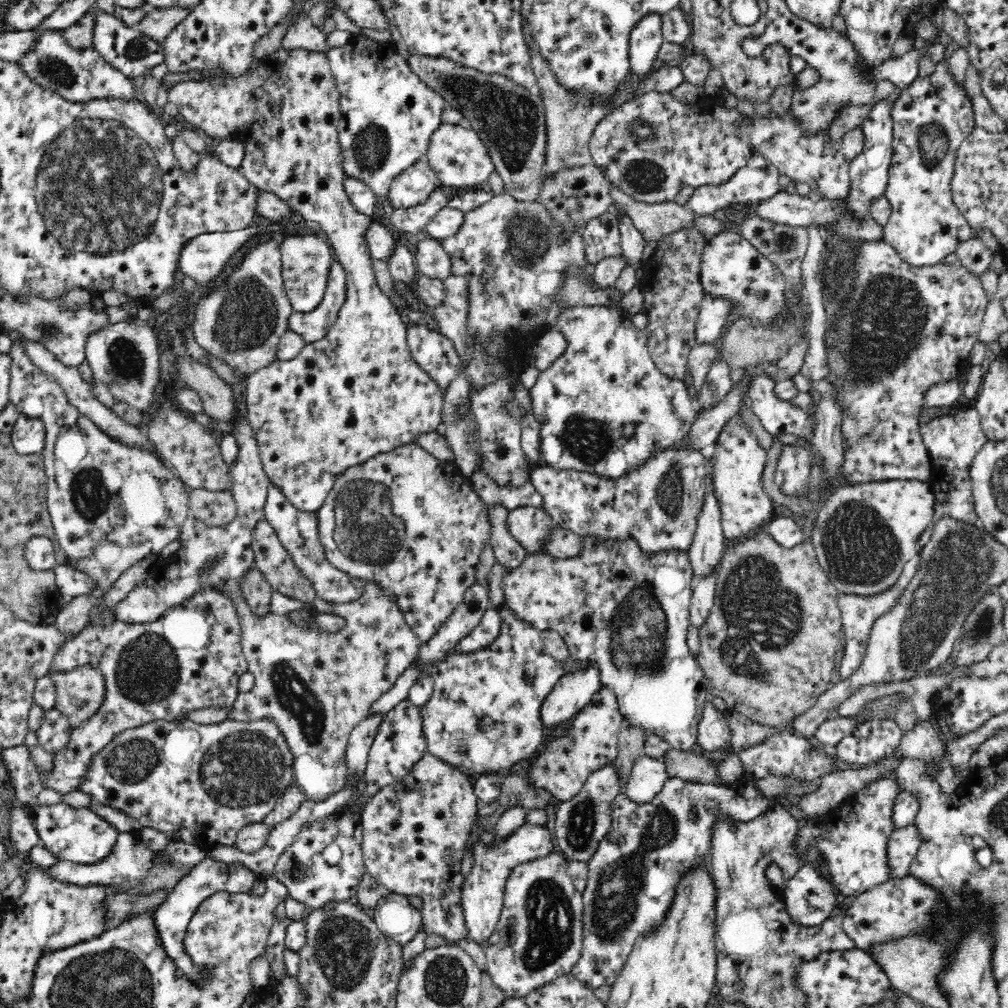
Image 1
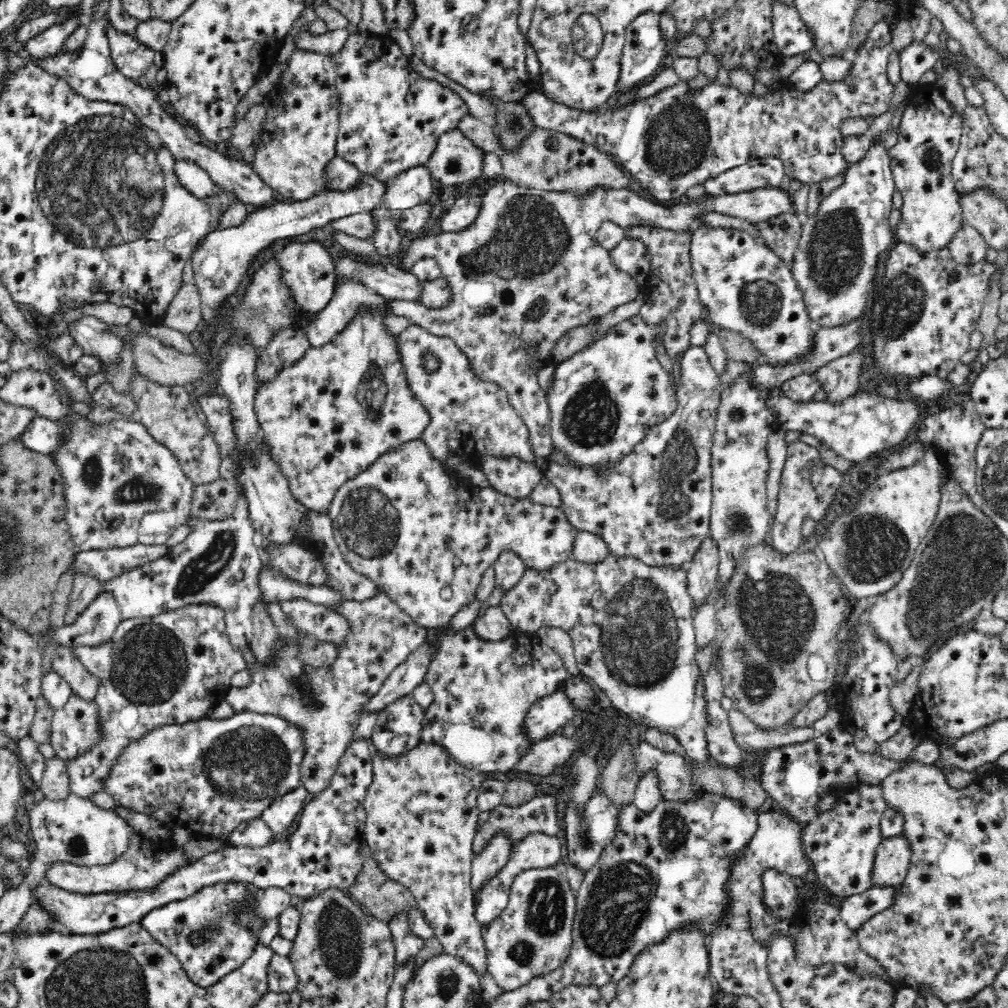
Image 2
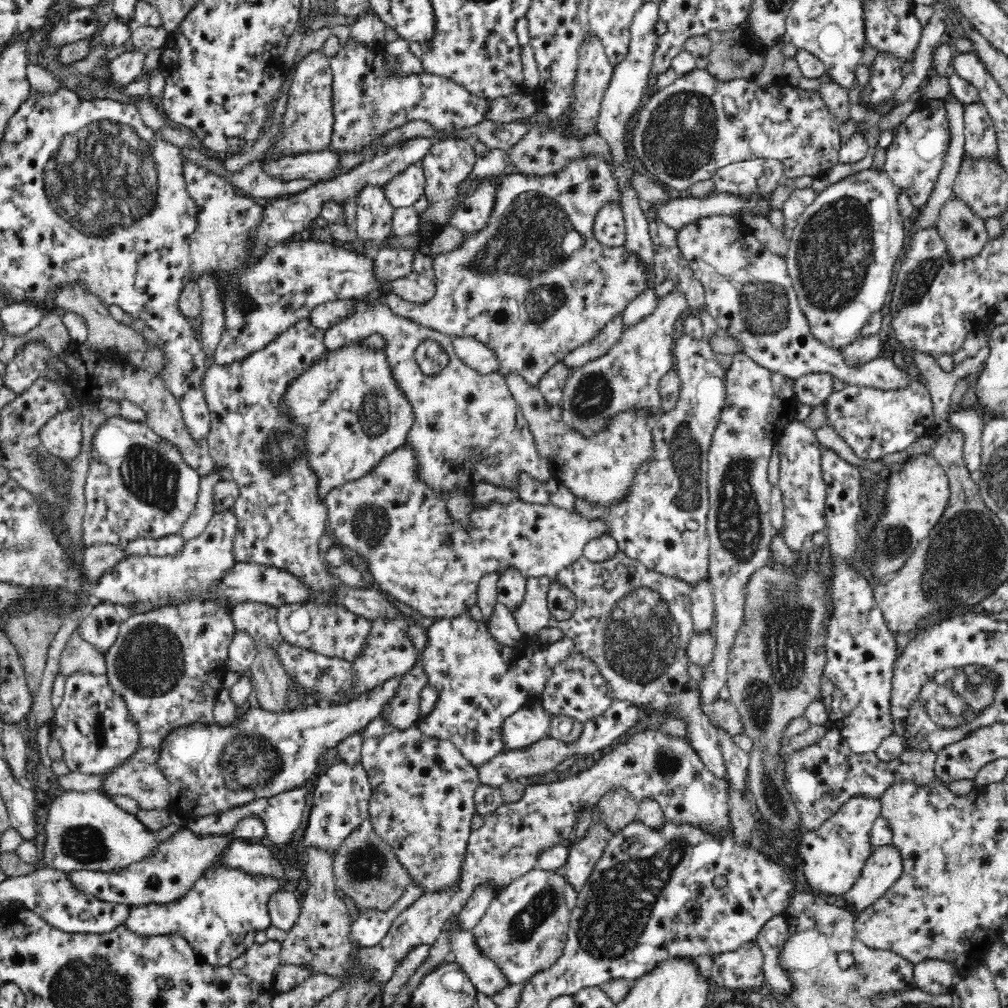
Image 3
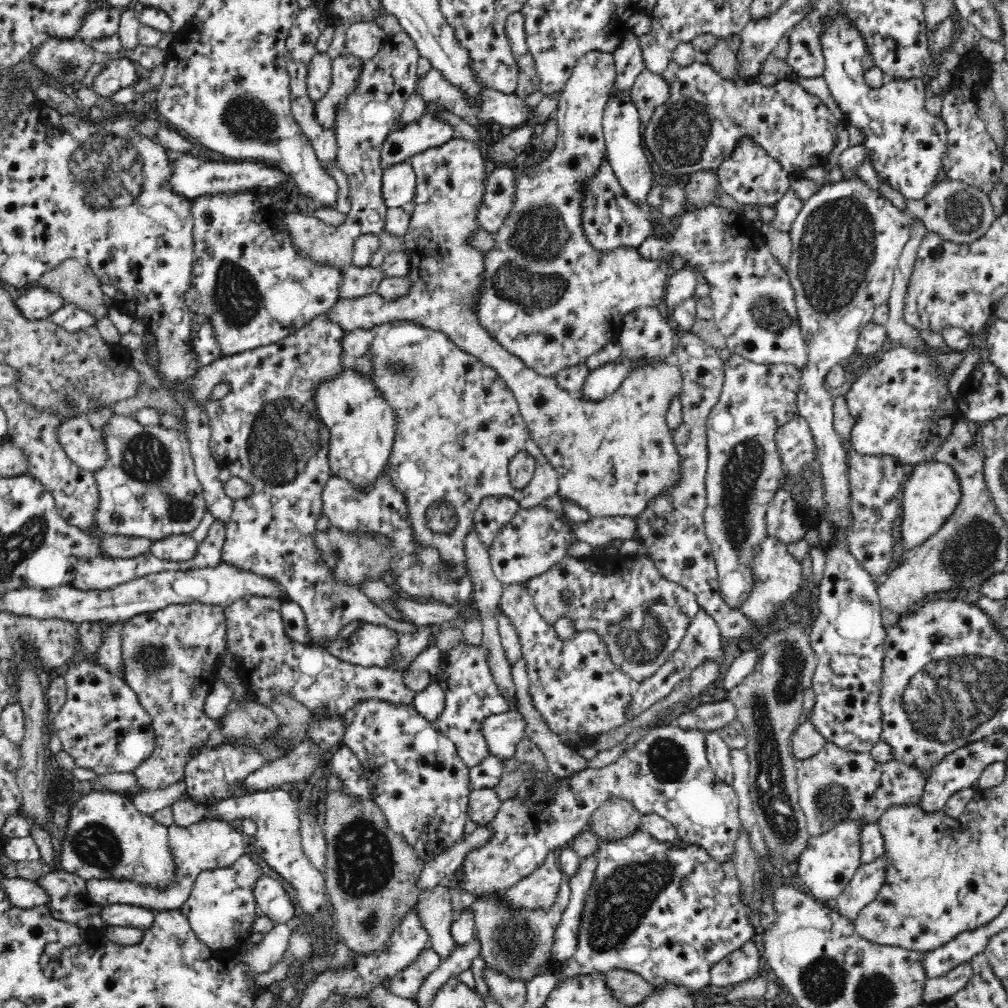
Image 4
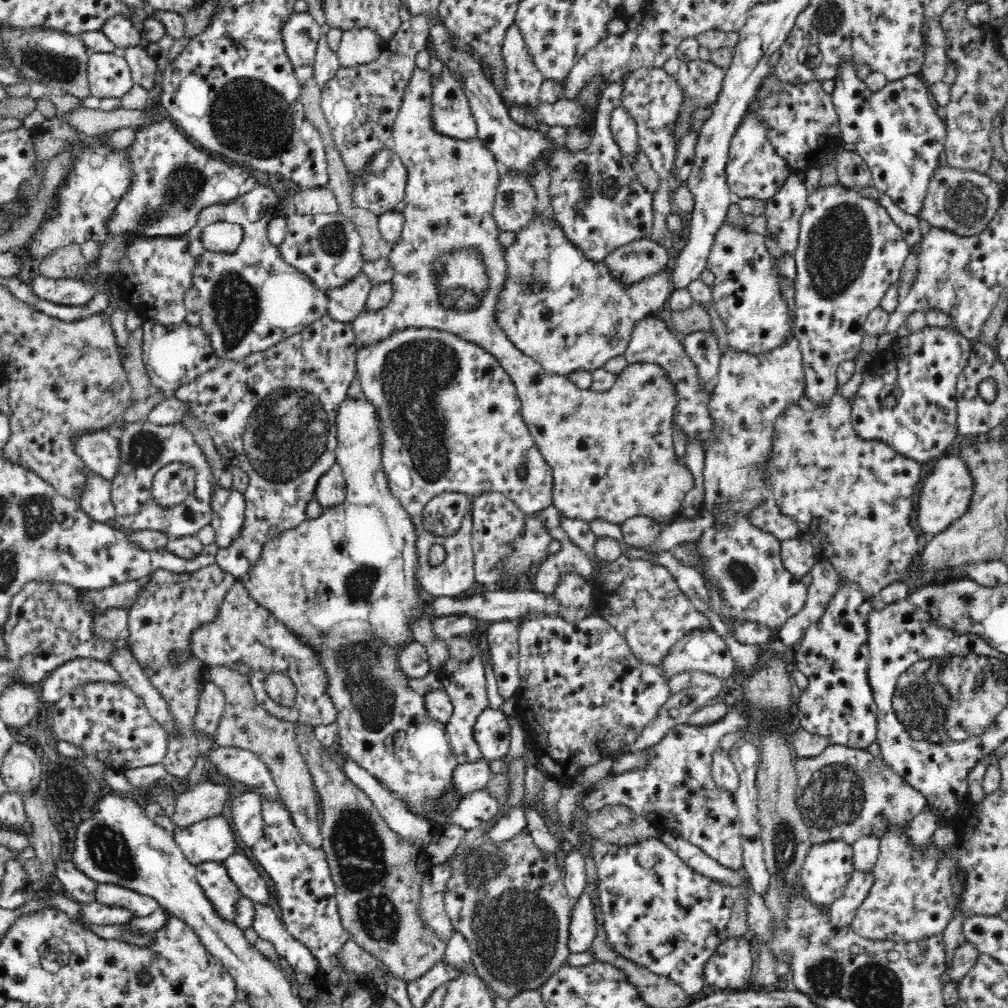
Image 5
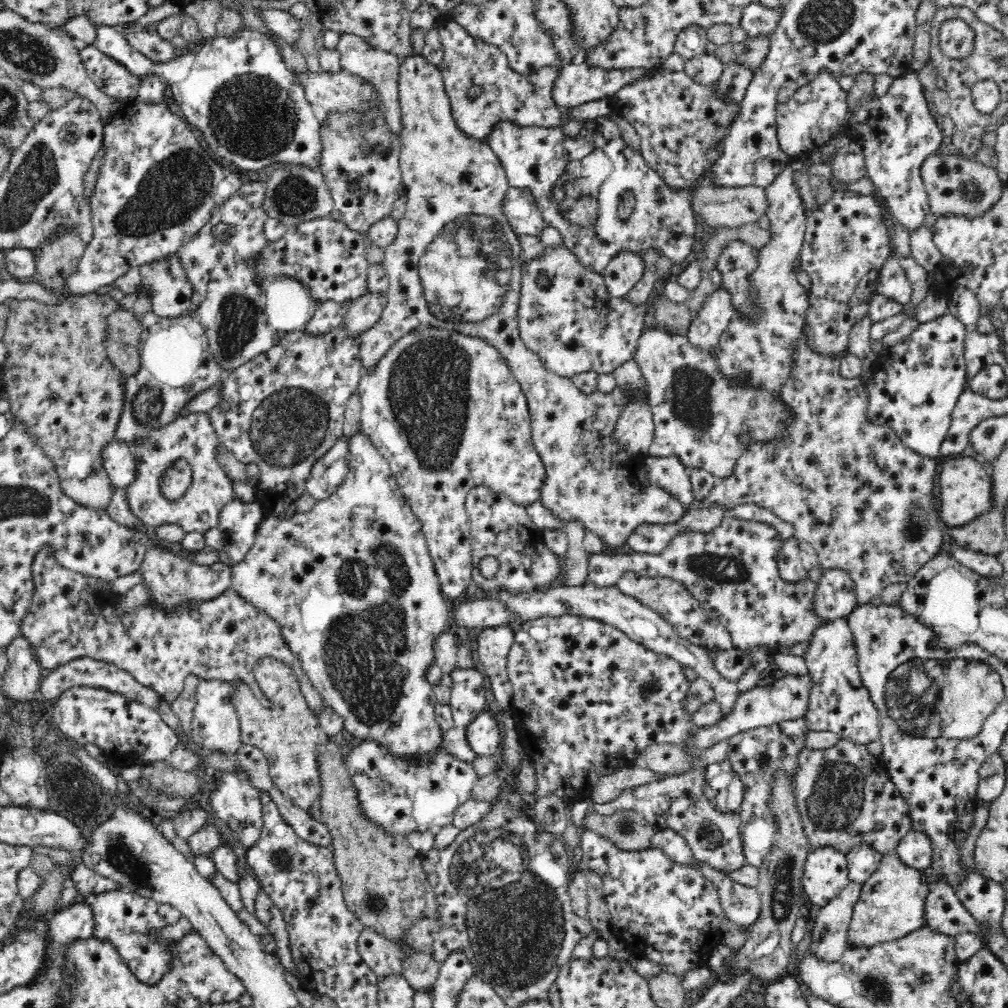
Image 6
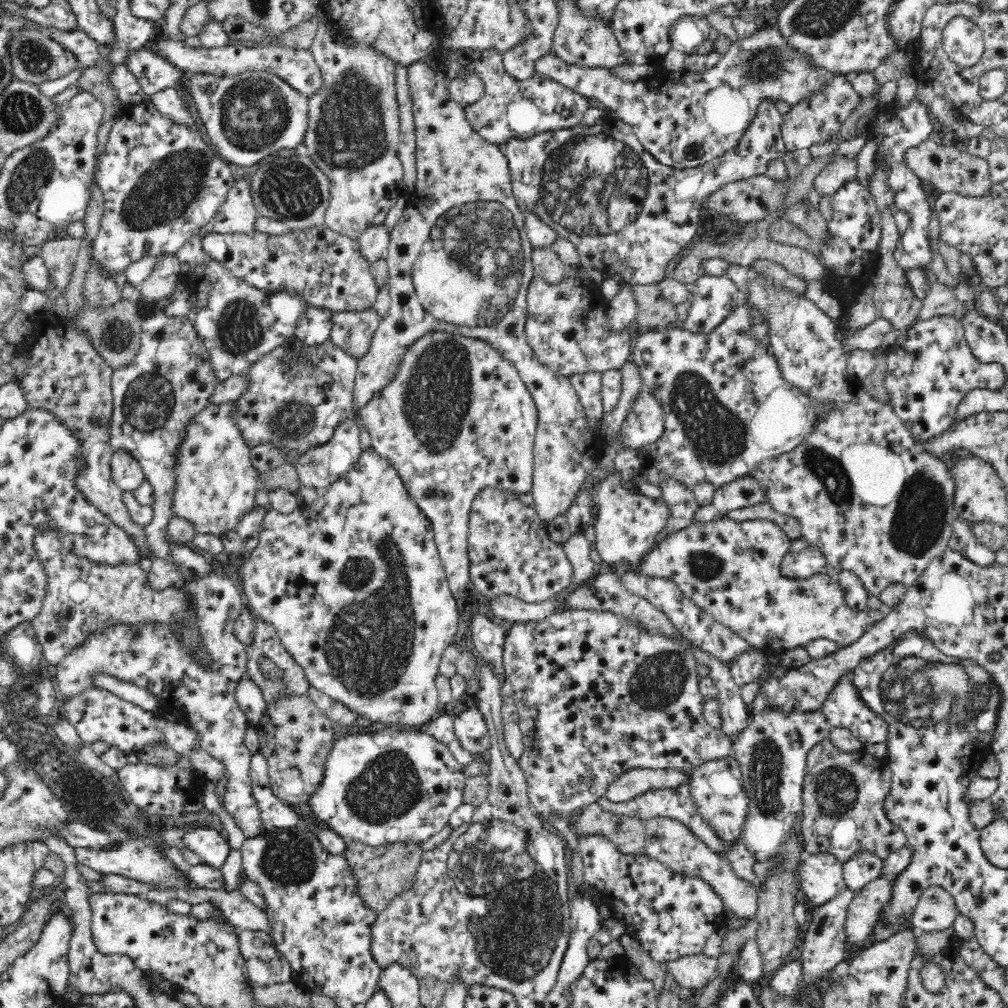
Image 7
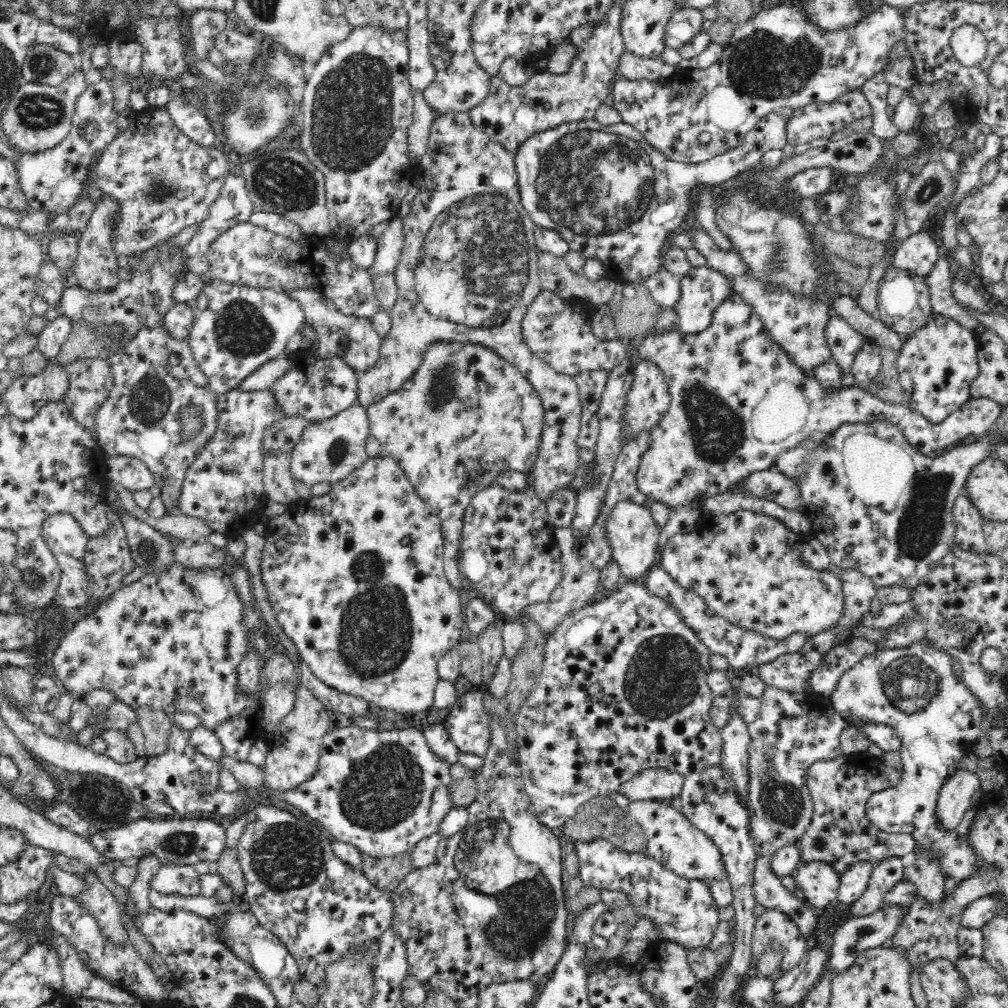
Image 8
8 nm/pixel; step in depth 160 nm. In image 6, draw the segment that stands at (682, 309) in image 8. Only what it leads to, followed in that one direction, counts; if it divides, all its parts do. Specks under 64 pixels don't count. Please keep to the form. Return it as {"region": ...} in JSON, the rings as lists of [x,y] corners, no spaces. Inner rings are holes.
{"region":[[[724,285],[715,287],[691,319],[686,337],[695,346],[710,350],[718,346],[720,335],[735,315],[733,294]]]}

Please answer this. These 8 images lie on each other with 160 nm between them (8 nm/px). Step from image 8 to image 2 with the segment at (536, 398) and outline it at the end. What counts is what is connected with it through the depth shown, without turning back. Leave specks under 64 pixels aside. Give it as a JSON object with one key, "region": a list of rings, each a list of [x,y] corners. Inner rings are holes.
{"region":[[[342,282],[340,286],[335,286],[335,292],[330,302],[320,312],[313,314],[313,321],[304,327],[313,348],[322,348],[329,345],[330,342],[338,338],[338,334],[342,334],[350,322],[358,316],[358,314],[375,313],[381,318],[386,318],[389,313],[389,304],[387,299],[379,294],[366,290],[361,284],[355,282]],[[410,325],[406,330],[400,332],[395,340],[399,361],[402,362],[402,369],[406,374],[411,394],[414,394],[414,397],[418,399],[422,409],[426,411],[426,415],[430,419],[419,439],[427,446],[431,456],[437,462],[441,462],[441,466],[446,468],[446,471],[453,472],[446,463],[453,457],[457,457],[464,465],[474,469],[481,469],[482,460],[486,456],[493,456],[499,460],[502,458],[517,458],[539,468],[544,460],[538,458],[536,451],[534,451],[529,427],[517,412],[517,408],[510,403],[508,392],[496,382],[480,379],[474,373],[462,350],[454,343],[453,338],[436,336],[424,330],[421,326]],[[427,355],[436,357],[440,363],[438,369],[434,372],[428,372],[424,367]]]}

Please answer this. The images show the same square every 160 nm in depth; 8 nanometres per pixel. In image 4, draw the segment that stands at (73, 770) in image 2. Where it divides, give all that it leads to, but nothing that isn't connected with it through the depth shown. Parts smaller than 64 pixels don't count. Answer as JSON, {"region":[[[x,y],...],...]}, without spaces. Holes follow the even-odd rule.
{"region":[[[174,603],[155,611],[146,611],[126,619],[120,626],[122,662],[126,667],[124,680],[140,697],[142,706],[152,717],[156,731],[157,749],[134,773],[138,775],[138,788],[155,789],[169,787],[183,778],[186,766],[194,754],[201,753],[209,745],[210,734],[217,728],[215,719],[206,716],[203,702],[217,680],[217,666],[221,662],[225,642],[225,606],[214,603]]]}

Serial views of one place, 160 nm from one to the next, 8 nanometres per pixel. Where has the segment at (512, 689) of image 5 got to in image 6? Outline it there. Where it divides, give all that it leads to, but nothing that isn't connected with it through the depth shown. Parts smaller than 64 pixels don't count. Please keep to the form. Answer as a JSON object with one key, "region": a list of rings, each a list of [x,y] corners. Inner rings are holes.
{"region":[[[509,625],[486,627],[478,634],[478,660],[490,680],[492,692],[500,708],[509,709],[512,683],[506,670],[506,657],[515,632]]]}

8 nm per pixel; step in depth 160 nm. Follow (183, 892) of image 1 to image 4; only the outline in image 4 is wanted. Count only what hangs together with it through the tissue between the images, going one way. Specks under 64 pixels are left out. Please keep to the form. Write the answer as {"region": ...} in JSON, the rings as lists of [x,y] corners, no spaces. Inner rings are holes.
{"region":[[[243,855],[233,866],[204,870],[194,881],[192,892],[180,912],[189,918],[198,938],[213,951],[223,954],[224,950],[250,936],[251,924],[259,915],[253,882],[262,873],[262,868],[252,858]],[[112,904],[102,906],[98,915],[106,925],[134,926],[147,930],[156,912],[130,904]]]}

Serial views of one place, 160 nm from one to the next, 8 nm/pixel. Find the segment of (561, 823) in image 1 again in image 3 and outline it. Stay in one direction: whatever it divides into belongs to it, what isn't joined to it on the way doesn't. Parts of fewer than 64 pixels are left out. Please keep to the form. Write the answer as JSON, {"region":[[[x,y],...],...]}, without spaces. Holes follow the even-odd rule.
{"region":[[[594,823],[589,829],[586,839],[575,840],[570,848],[569,862],[561,870],[568,883],[574,887],[576,893],[584,888],[588,878],[592,875],[598,860],[602,857],[608,840],[614,834],[610,833],[602,823]]]}

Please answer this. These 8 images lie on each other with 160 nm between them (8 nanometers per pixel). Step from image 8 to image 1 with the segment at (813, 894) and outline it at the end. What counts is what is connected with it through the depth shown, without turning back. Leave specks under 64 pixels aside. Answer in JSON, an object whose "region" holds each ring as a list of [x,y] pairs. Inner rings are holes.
{"region":[[[878,778],[866,783],[856,794],[818,821],[820,833],[814,840],[814,848],[828,866],[827,878],[834,890],[848,901],[891,879],[890,870],[887,869],[886,844],[894,830],[891,814],[898,793],[894,780]]]}

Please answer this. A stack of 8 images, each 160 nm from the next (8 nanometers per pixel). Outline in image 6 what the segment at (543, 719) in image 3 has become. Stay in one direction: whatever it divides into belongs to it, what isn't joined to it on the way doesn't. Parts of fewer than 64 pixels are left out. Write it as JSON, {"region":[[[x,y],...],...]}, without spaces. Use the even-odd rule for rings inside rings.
{"region":[[[482,711],[465,728],[468,746],[476,755],[499,755],[503,732],[492,714]]]}

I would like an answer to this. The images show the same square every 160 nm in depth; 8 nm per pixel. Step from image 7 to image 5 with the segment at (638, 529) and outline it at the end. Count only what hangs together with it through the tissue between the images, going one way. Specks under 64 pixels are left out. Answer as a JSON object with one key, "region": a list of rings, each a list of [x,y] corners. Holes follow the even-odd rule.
{"region":[[[414,66],[410,78],[402,95],[401,105],[396,120],[393,122],[392,138],[394,138],[394,151],[398,153],[403,165],[407,170],[407,181],[405,182],[405,196],[406,208],[403,212],[403,229],[401,236],[397,243],[393,243],[393,247],[387,259],[393,268],[393,275],[391,278],[391,301],[388,306],[385,306],[378,312],[360,312],[356,318],[350,323],[353,327],[356,340],[359,345],[368,347],[377,345],[386,340],[392,333],[401,333],[402,330],[409,328],[433,328],[438,330],[445,330],[452,334],[457,334],[463,339],[469,339],[469,342],[477,343],[479,346],[485,347],[490,350],[491,354],[496,356],[500,365],[504,367],[504,371],[511,377],[512,383],[516,386],[517,394],[522,403],[522,415],[529,429],[532,438],[534,439],[537,449],[542,453],[545,461],[550,465],[551,473],[553,474],[553,488],[552,488],[552,505],[557,508],[564,517],[570,519],[578,519],[586,522],[594,522],[594,520],[603,520],[610,524],[621,525],[628,521],[630,518],[648,516],[653,521],[661,525],[668,525],[673,521],[674,516],[681,509],[682,502],[685,502],[686,496],[690,490],[694,488],[694,479],[692,473],[685,467],[683,463],[675,462],[674,455],[674,442],[672,425],[672,416],[674,416],[674,408],[677,405],[677,397],[674,387],[670,385],[670,381],[664,374],[662,368],[654,364],[635,363],[629,365],[625,372],[617,376],[615,384],[606,392],[597,392],[592,389],[577,388],[567,377],[561,375],[550,375],[534,358],[523,354],[511,342],[509,335],[506,334],[504,327],[498,322],[497,308],[502,290],[505,289],[506,282],[509,280],[509,262],[506,261],[507,248],[502,245],[500,241],[500,225],[494,219],[494,204],[496,204],[496,193],[498,184],[501,181],[503,173],[502,168],[491,154],[490,150],[485,147],[485,142],[482,142],[478,137],[474,139],[462,140],[454,138],[450,135],[442,133],[438,130],[433,118],[432,94],[434,94],[433,74],[428,68],[418,68]]]}

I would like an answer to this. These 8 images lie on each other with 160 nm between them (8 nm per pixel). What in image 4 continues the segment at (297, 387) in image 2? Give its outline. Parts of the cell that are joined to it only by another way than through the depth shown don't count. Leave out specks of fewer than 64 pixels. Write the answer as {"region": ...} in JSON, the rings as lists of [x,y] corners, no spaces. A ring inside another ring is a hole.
{"region":[[[347,368],[345,373],[334,381],[325,382],[320,387],[317,401],[321,421],[331,433],[329,461],[333,474],[346,478],[359,493],[366,493],[366,490],[374,487],[387,467],[386,462],[389,459],[396,430],[394,411],[374,389],[374,385],[370,381],[370,374],[360,374],[353,368]]]}

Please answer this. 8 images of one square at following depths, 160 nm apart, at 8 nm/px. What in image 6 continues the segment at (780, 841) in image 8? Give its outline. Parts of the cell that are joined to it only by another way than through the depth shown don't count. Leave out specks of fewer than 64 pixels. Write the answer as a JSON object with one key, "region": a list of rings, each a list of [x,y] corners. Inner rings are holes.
{"region":[[[802,717],[755,729],[746,729],[737,732],[727,741],[729,744],[727,760],[732,763],[734,771],[738,773],[745,786],[744,802],[738,815],[741,820],[740,837],[748,864],[759,868],[777,842],[780,826],[777,814],[770,805],[770,796],[778,776],[788,777],[790,781],[794,780],[799,768],[798,754],[806,749],[806,738],[810,731],[806,717]]]}

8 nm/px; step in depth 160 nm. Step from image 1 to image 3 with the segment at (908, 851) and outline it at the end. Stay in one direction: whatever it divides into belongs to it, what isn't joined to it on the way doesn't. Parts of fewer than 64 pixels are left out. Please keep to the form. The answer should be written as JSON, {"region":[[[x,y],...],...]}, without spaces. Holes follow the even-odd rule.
{"region":[[[892,844],[874,848],[858,880],[842,896],[845,908],[855,915],[874,905],[900,878],[902,870],[902,859]]]}

